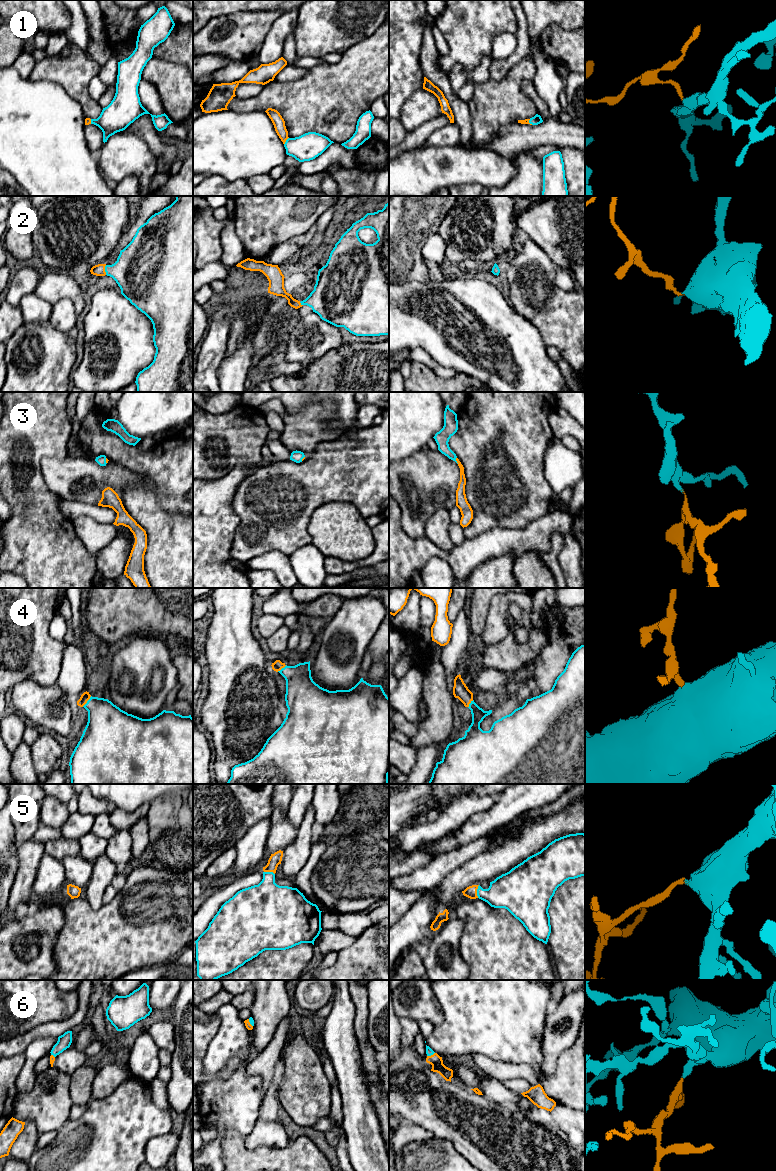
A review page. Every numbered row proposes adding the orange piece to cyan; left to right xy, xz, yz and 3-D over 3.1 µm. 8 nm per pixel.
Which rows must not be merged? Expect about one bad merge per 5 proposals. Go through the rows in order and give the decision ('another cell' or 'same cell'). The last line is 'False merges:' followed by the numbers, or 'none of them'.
1: same cell
2: same cell
3: same cell
4: same cell
5: same cell
6: same cell
False merges: none of them

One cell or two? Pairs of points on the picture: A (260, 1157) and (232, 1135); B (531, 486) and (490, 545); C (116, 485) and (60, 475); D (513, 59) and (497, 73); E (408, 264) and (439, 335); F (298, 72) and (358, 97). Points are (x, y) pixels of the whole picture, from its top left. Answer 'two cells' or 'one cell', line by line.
A: one cell
B: two cells
C: one cell
D: one cell
E: two cells
F: two cells

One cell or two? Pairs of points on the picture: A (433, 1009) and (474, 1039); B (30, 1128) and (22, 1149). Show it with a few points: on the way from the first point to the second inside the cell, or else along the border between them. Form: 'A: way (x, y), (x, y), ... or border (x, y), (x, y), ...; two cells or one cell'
A: border (434, 994), (443, 1017), (443, 1020), (437, 1026); two cells
B: way (30, 1133), (26, 1144); one cell

